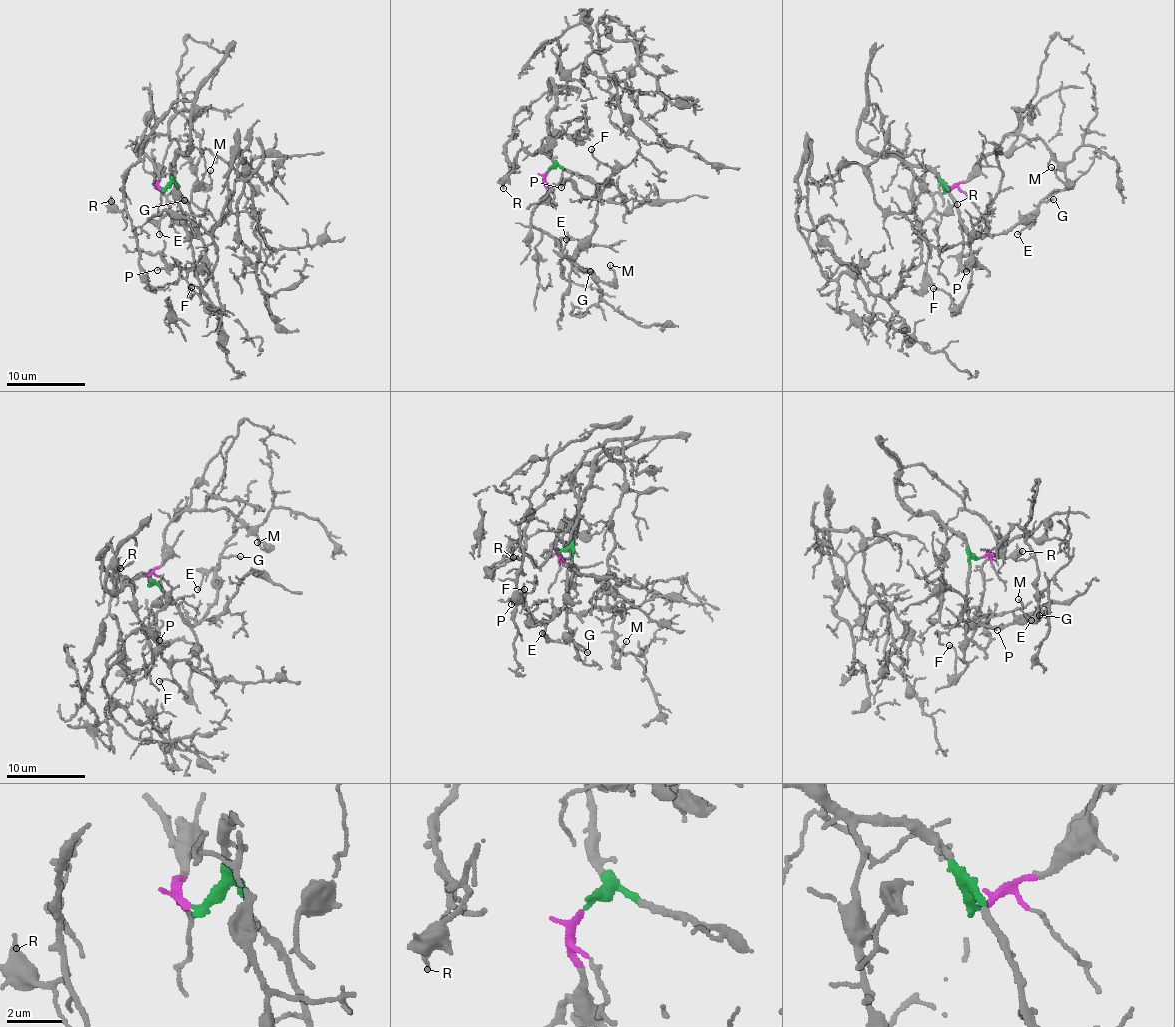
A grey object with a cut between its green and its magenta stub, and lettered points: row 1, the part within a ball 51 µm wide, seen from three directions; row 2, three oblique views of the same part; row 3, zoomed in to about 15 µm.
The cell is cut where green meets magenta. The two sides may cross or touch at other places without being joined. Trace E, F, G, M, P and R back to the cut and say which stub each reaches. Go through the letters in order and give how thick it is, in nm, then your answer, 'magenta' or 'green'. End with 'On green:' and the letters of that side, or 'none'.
E: calibre 110 nm; green
F: calibre 120 nm; green
G: calibre 120 nm; green
M: calibre 130 nm; magenta
P: calibre 120 nm; green
R: calibre 180 nm; green
On green: E, F, G, P, R

